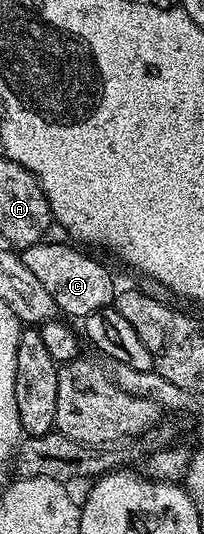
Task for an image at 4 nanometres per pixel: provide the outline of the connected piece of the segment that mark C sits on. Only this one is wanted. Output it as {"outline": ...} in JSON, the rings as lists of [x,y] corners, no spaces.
{"outline":[[[42,241],[24,248],[20,252],[23,265],[39,277],[39,282],[47,293],[55,301],[58,312],[62,316],[78,315],[84,317],[95,313],[99,309],[110,306],[115,298],[115,286],[113,287],[113,275],[97,259],[84,255],[82,248],[68,247],[65,243],[49,243]]]}

